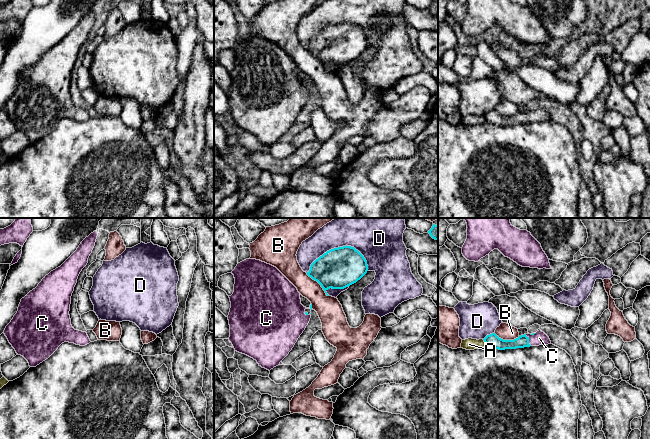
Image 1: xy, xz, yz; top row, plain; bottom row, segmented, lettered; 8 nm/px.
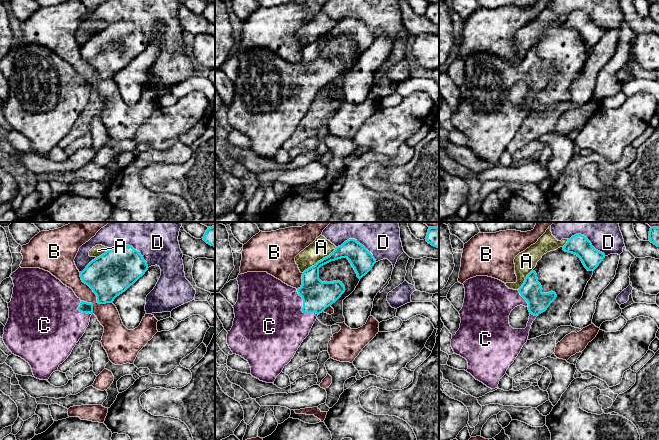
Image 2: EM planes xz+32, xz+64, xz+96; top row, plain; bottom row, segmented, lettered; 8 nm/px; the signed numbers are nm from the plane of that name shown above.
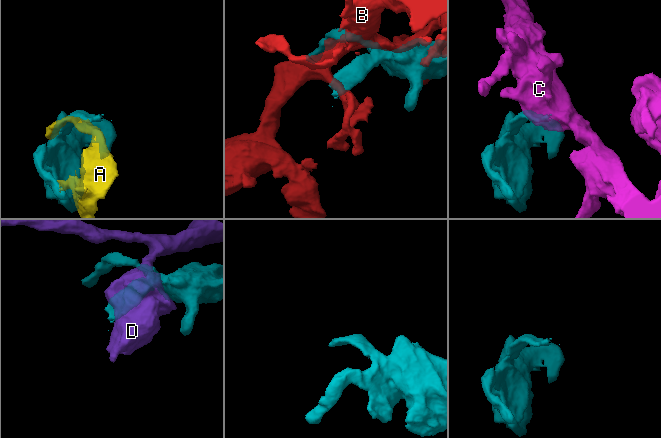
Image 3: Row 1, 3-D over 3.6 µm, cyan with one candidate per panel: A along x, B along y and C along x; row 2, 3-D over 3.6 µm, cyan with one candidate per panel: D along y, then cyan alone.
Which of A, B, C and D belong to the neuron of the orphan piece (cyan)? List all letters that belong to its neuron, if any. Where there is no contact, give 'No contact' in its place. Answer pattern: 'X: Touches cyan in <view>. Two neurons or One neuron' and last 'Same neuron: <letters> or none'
A: Touches cyan in yz. Two neurons
B: Touches cyan in xz. Two neurons
C: Touches cyan in yz. One neuron
D: Touches cyan in xz. Two neurons
Same neuron: C

